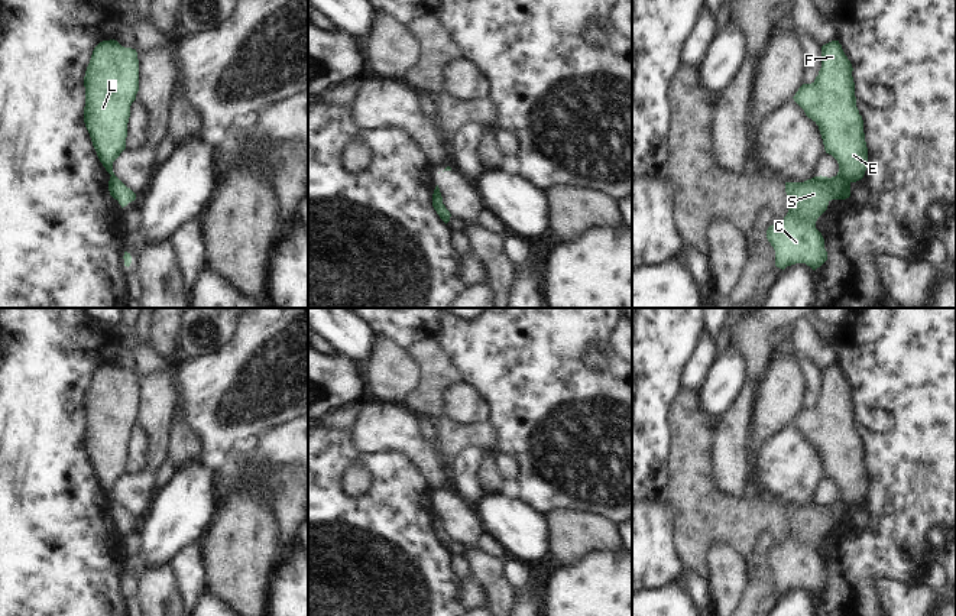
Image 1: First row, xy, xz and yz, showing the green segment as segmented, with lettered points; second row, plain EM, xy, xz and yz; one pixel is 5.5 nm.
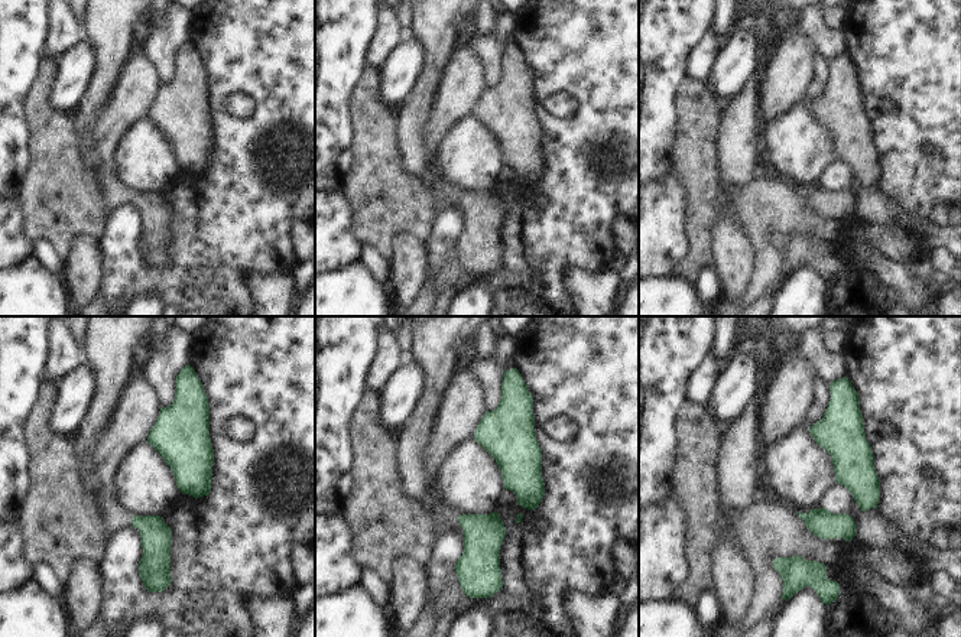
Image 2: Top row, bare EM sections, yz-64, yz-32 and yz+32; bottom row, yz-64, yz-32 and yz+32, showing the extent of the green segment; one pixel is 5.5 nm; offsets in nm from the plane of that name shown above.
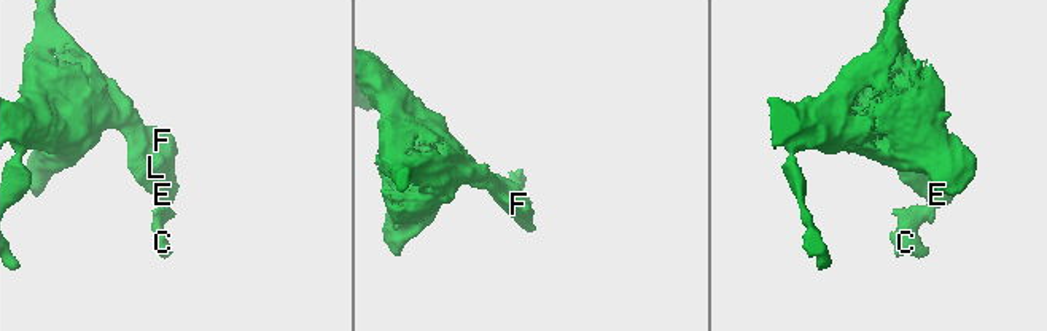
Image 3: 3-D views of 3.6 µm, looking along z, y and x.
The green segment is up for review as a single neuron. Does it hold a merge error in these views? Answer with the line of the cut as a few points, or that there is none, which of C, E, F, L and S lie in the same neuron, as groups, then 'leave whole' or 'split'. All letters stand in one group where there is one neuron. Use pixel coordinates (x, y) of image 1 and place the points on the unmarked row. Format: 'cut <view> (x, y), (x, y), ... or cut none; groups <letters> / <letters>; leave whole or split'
cut yz (838, 498), (849, 506); groups C S / E F L; split

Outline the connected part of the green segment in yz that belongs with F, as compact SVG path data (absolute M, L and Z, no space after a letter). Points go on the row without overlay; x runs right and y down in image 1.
M832 364L821 370L821 392L816 403L811 408L803 408L793 422L819 450L826 477L839 487L837 499L849 506L856 506L863 502L868 492L868 471L863 444L856 431L852 395L852 388L839 364Z

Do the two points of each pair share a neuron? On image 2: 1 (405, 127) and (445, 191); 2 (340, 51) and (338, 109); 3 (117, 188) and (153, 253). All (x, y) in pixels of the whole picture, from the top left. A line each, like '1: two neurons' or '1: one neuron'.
1: two neurons
2: one neuron
3: one neuron

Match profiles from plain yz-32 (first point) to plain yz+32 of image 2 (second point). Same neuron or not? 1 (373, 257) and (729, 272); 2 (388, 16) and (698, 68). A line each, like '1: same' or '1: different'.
1: different
2: same

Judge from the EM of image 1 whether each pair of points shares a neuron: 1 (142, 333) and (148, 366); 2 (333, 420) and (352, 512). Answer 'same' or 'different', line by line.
1: same
2: different

